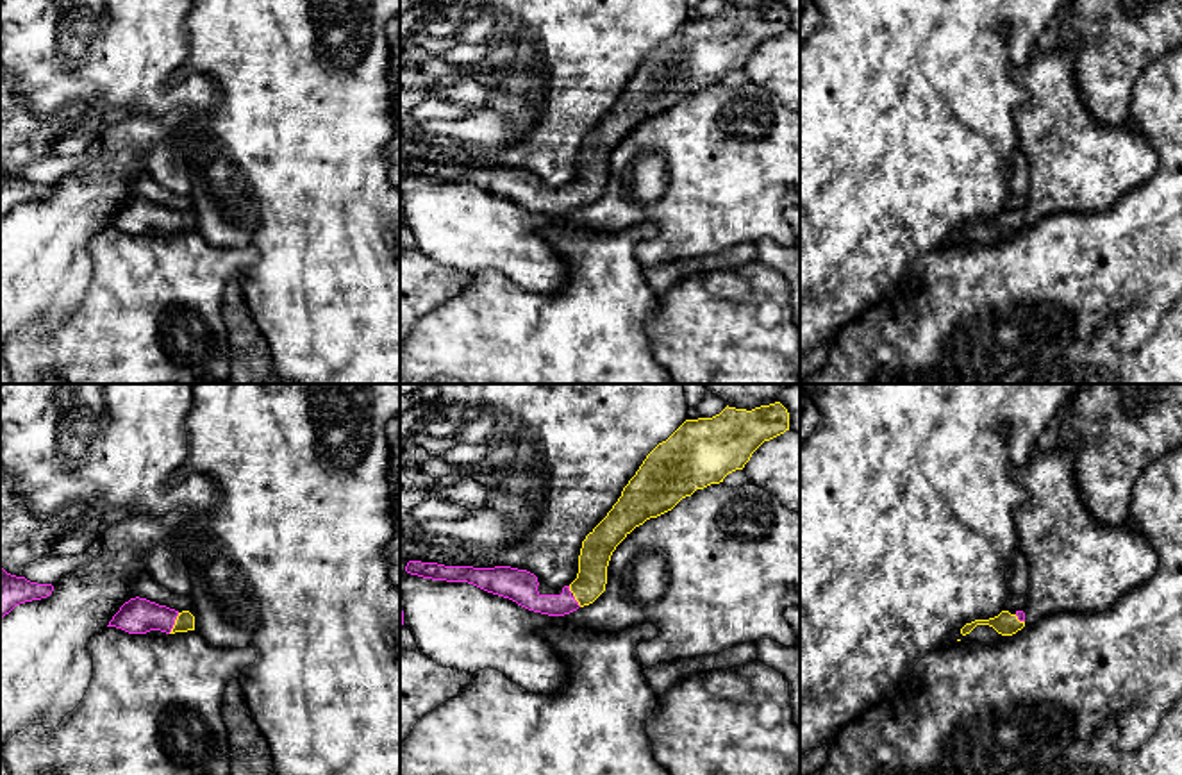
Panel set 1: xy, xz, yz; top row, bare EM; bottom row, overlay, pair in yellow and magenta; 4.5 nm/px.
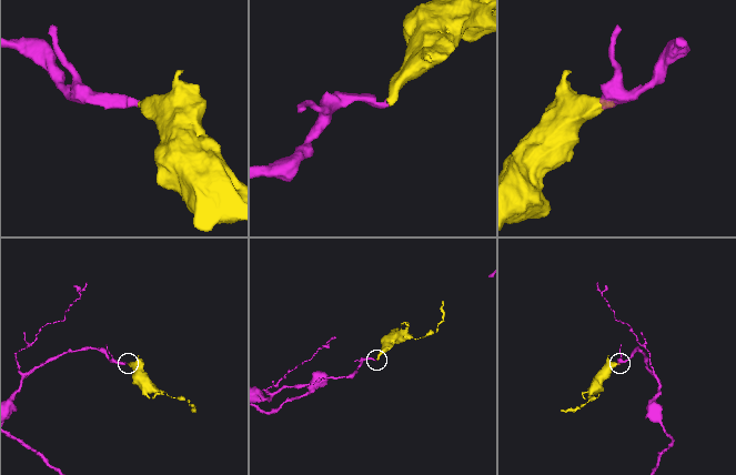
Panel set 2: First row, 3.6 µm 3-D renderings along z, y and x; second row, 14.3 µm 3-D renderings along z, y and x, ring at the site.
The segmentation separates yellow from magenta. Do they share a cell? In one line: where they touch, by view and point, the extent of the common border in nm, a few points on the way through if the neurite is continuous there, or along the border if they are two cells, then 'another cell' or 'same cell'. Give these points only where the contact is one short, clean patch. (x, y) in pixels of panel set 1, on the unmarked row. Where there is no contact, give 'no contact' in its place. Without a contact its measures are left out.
meets yellow in xy at (175, 224); contact 110 nm long; runs through xy (184, 222), (175, 224), (138, 215); same cell

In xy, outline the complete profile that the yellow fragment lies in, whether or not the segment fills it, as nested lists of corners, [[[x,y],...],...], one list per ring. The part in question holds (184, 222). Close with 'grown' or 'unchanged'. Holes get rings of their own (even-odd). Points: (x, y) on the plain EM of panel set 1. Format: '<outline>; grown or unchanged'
[[[136,196],[120,207],[107,227],[116,227],[129,234],[146,234],[150,230],[175,234],[195,230],[195,216],[189,211],[179,212]]]; grown

